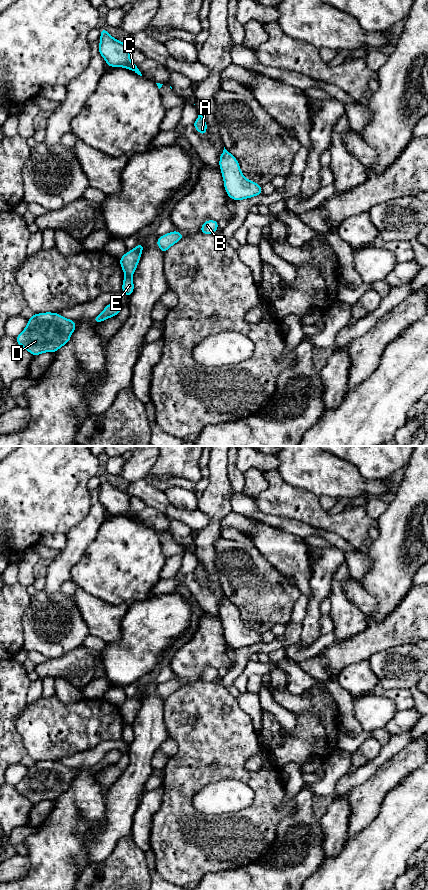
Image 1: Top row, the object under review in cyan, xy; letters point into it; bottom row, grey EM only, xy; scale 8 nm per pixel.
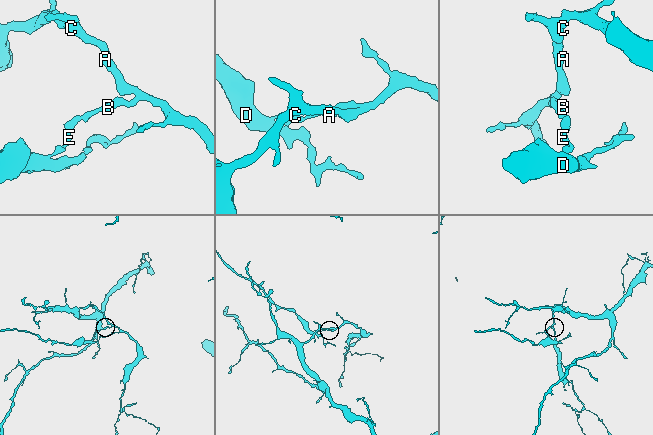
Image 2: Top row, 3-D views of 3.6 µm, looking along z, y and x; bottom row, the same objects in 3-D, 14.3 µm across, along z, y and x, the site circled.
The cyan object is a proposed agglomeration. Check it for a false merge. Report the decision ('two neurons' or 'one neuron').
two neurons

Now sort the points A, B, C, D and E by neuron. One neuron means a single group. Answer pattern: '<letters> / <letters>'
A B C / D E

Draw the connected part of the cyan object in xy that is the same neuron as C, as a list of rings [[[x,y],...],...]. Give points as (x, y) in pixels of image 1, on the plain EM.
[[[105,476],[101,477],[99,488],[99,502],[105,507],[109,515],[127,516],[142,524],[138,513],[131,510],[131,497],[127,492],[113,486]]]

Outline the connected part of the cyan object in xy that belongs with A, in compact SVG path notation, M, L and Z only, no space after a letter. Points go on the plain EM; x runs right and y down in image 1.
M199 561L198 566L196 567L196 569L193 572L193 575L199 580L201 581L203 584L206 583L206 579L207 579L207 572L206 569L204 568L203 564Z

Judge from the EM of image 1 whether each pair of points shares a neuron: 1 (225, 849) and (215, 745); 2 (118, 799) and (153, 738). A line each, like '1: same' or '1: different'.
1: same
2: same

